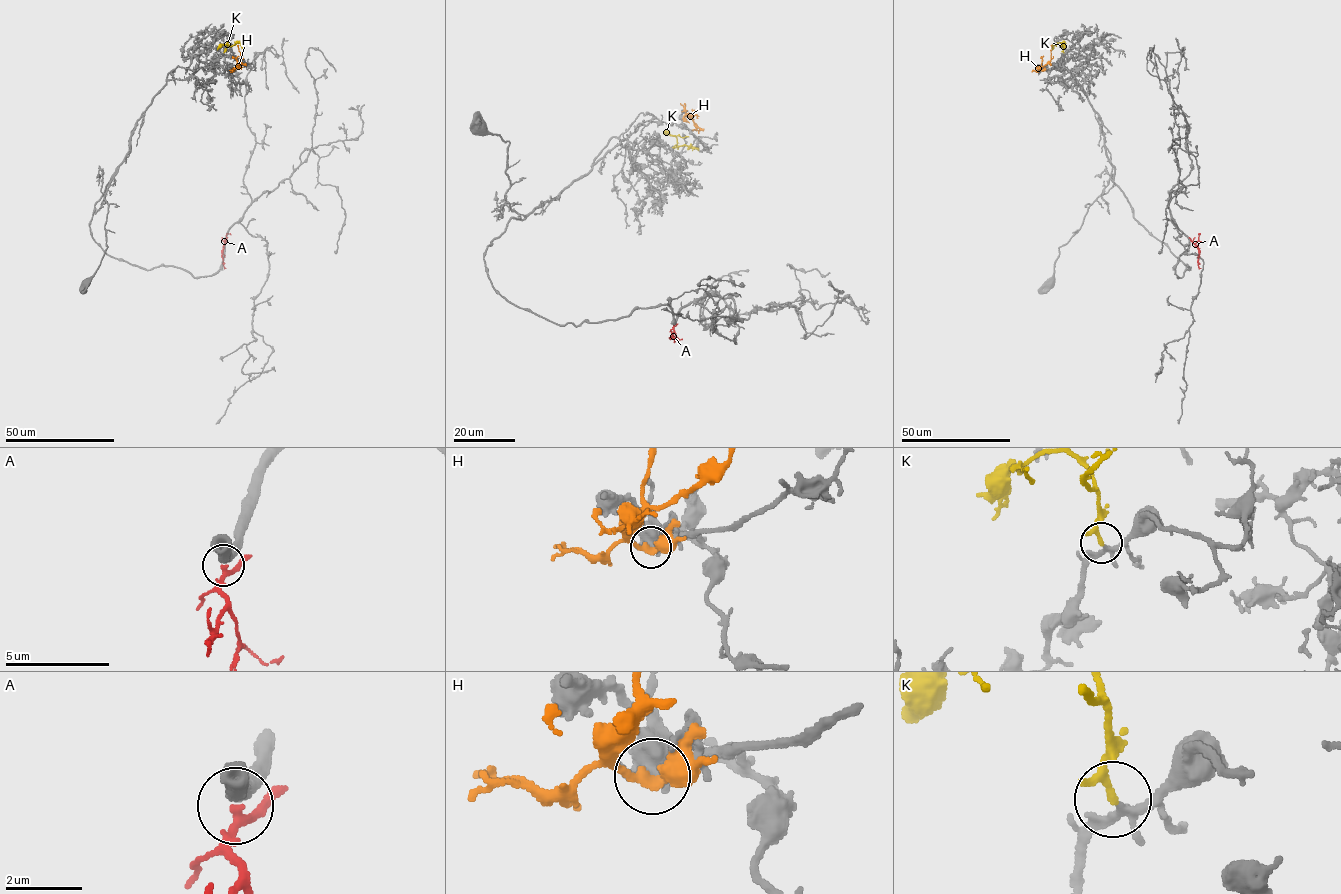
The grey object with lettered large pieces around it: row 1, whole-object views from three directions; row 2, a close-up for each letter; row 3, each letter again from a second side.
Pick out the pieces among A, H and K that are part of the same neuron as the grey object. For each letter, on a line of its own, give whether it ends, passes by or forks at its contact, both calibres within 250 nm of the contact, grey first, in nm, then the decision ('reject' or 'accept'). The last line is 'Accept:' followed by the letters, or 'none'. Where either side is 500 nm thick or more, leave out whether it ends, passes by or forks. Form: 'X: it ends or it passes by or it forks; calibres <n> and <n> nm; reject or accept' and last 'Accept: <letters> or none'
A: it passes by; calibres 440 and 200 nm; reject
H: it passes by; calibres 360 and 320 nm; reject
K: it passes by; calibres 190 and 150 nm; accept
Accept: K

